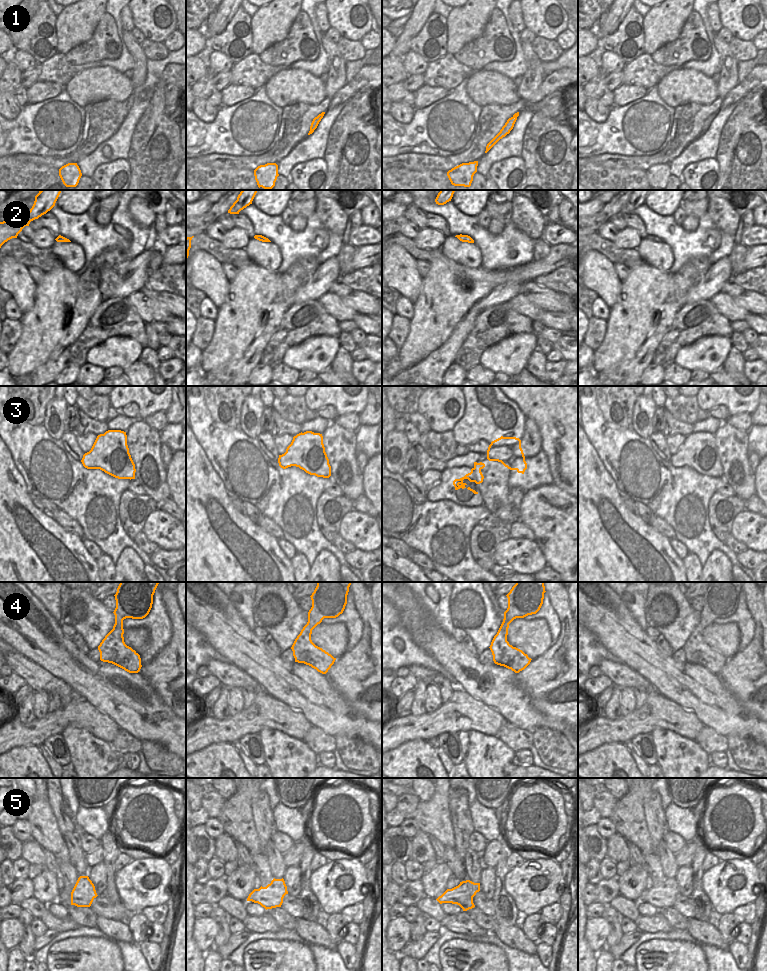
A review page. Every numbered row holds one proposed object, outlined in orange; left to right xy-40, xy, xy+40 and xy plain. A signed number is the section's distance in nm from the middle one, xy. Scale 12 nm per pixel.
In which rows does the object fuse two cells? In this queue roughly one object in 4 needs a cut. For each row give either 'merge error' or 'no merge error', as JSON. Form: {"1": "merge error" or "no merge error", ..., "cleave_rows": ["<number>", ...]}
{"1": "merge error", "2": "no merge error", "3": "no merge error", "4": "no merge error", "5": "no merge error", "cleave_rows": ["1"]}

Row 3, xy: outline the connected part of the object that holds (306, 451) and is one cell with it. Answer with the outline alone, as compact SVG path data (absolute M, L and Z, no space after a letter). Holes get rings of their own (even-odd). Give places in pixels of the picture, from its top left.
M312 431L301 432L294 436L286 452L279 455L278 463L283 469L296 466L310 475L323 478L331 476L323 436Z

